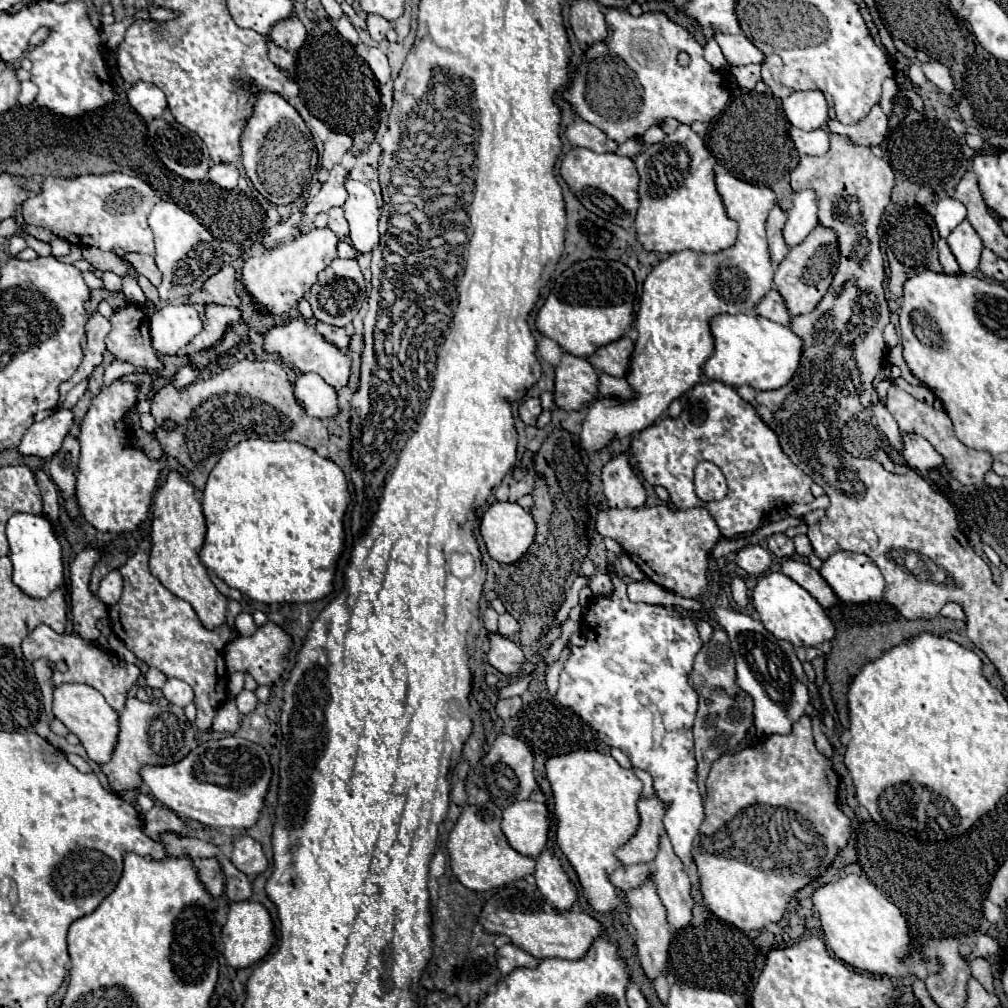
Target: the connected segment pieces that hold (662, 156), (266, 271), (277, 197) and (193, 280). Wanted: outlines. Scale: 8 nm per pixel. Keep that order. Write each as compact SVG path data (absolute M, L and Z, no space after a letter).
M681 124L673 134L665 136L663 142L645 146L641 154L633 158L635 168L639 172L639 210L635 216L635 236L639 244L647 252L681 252L693 250L701 254L715 254L735 244L737 238L737 224L725 216L725 206L717 196L717 188L713 184L713 166L715 160L711 152L705 148L703 140L685 124Z
M313 228L305 236L293 240L293 244L247 258L241 270L241 284L245 294L251 296L251 302L257 306L259 314L285 316L297 308L301 298L309 294L319 272L323 272L333 258L337 258L337 236L329 228Z
M251 78L239 80L237 88L245 88L249 92L249 102L253 108L241 132L243 170L251 178L257 192L269 202L291 204L303 194L317 170L317 148L313 136L299 112L281 94L269 90L251 90Z
M155 204L147 216L147 224L155 236L155 264L163 274L163 282L159 286L163 300L183 300L189 292L199 290L201 284L221 268L223 252L217 240L199 224L199 220L193 214L177 208L177 204Z

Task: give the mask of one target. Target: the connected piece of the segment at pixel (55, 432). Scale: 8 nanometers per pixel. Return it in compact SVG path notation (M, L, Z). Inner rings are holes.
M57 410L53 416L45 418L43 422L35 422L23 434L17 452L23 456L37 456L49 460L61 446L61 440L67 436L71 424L73 424L73 412Z

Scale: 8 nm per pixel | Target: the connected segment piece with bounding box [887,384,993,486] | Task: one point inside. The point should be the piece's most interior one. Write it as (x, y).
(969, 466)

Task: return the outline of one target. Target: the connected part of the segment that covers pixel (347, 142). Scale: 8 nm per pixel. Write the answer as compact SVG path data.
M331 132L327 142L325 142L325 150L323 150L323 156L321 156L321 166L325 170L331 170L333 166L341 164L341 158L351 148L351 144L353 144L353 138L349 134Z

